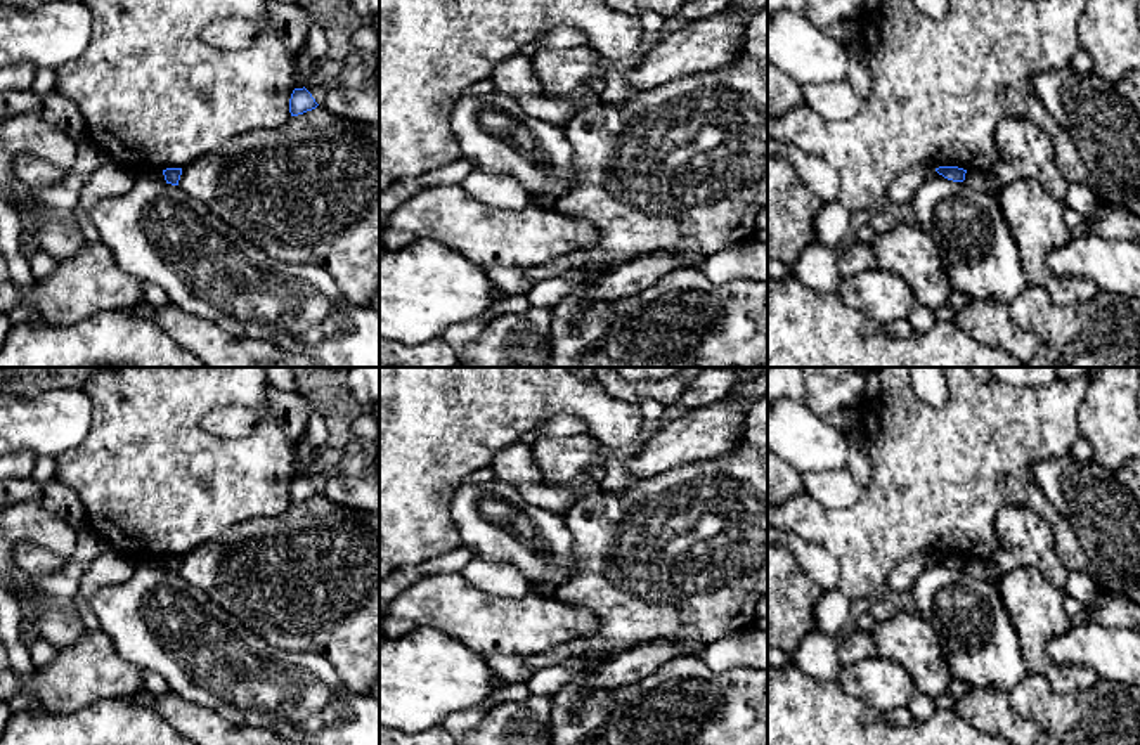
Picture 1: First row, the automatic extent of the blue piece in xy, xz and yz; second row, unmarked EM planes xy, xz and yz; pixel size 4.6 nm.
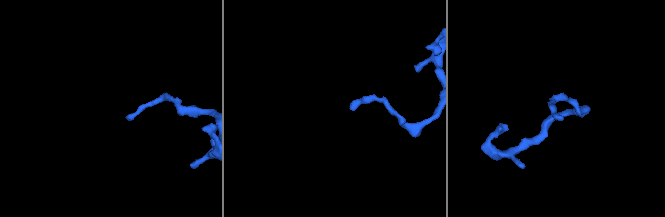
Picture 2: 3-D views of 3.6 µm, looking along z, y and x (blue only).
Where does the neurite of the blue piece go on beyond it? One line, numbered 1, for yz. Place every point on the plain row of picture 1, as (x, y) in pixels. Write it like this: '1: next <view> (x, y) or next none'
1: next none

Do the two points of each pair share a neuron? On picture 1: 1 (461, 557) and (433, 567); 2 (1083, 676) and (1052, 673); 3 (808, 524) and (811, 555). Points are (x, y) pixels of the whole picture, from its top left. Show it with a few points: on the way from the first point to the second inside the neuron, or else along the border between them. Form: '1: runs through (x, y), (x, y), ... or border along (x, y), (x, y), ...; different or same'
1: runs through (454, 562), (440, 565); same
2: runs through (1076, 676), (1059, 676); same
3: border along (785, 531), (822, 546), (835, 560), (839, 570); different

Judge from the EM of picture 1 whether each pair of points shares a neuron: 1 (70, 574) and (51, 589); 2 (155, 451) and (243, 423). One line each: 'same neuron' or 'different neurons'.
1: same neuron
2: different neurons

